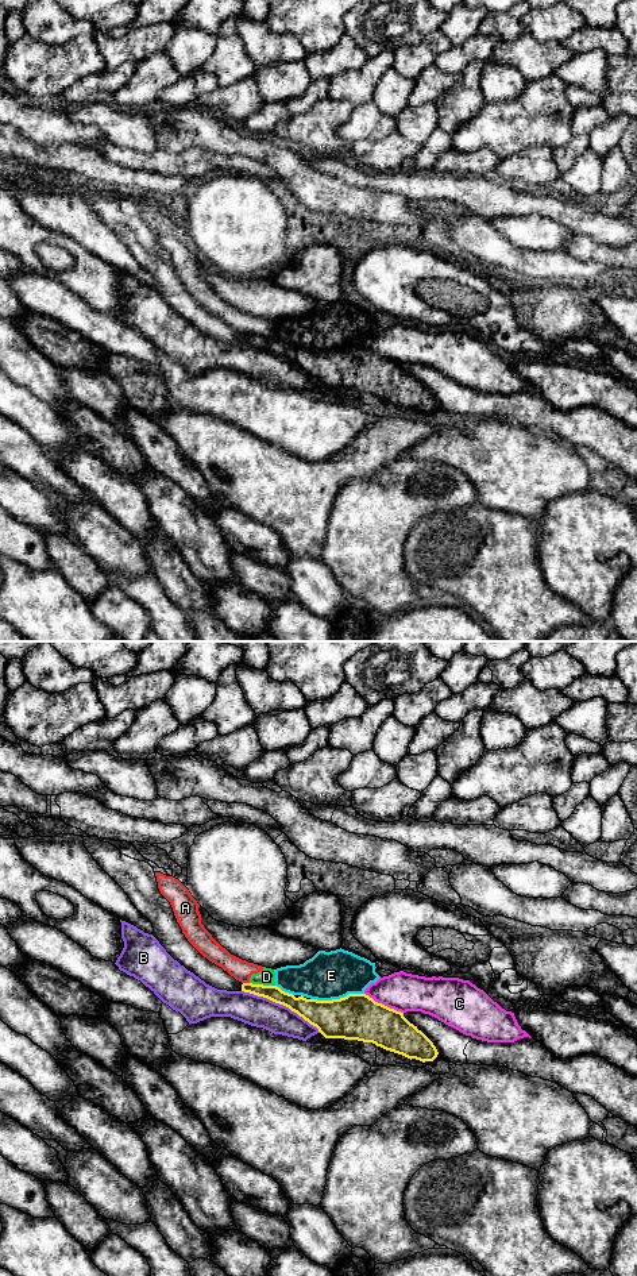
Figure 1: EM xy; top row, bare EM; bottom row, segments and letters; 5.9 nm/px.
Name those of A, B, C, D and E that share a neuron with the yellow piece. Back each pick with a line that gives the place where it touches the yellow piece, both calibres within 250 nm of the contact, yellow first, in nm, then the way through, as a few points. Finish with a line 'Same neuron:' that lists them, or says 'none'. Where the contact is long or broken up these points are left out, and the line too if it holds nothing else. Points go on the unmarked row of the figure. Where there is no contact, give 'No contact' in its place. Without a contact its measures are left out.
Same neuron: none

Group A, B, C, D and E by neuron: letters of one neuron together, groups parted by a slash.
A D / B / C / E

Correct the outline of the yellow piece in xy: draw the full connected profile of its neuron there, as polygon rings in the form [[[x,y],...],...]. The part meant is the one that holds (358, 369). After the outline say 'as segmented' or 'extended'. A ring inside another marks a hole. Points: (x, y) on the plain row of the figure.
[[[243,335],[242,343],[267,350],[275,355],[289,359],[310,377],[316,378],[325,390],[358,392],[372,394],[386,402],[416,410],[422,415],[433,413],[439,404],[433,394],[405,369],[404,365],[375,354],[366,346],[348,346],[340,351],[317,352],[306,351],[302,347],[296,350],[293,346],[282,343],[277,338],[263,338]]]; as segmented

